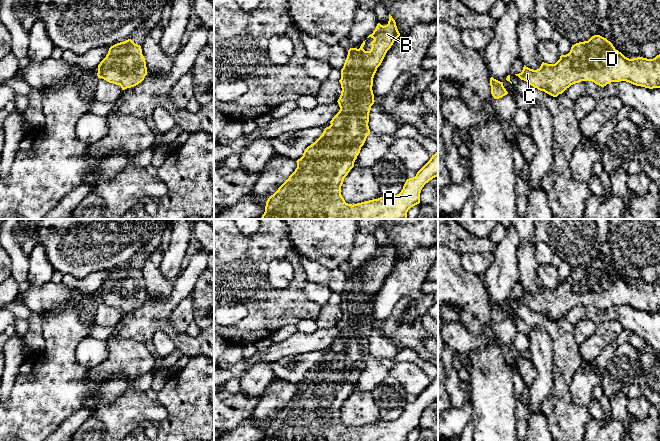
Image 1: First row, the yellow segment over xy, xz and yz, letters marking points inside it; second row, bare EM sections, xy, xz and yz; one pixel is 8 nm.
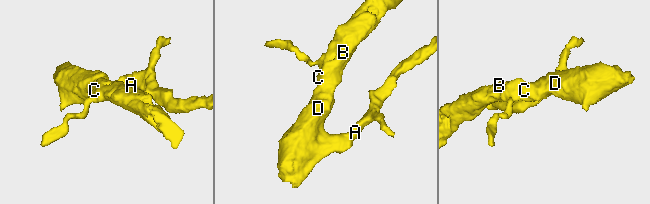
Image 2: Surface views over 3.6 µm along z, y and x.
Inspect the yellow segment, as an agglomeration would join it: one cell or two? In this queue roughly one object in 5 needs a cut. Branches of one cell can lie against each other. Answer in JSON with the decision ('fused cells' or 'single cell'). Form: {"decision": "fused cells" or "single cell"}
{"decision": "single cell"}

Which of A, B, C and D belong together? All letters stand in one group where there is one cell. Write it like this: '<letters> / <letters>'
A B C D

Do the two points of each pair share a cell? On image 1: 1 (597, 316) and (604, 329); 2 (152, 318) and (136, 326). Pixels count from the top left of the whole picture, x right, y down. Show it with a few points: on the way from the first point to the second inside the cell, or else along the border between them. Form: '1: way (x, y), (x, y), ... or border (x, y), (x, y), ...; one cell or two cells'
1: border (596, 324), (602, 321), (616, 320), (623, 328); two cells
2: way (148, 318), (140, 325); one cell

